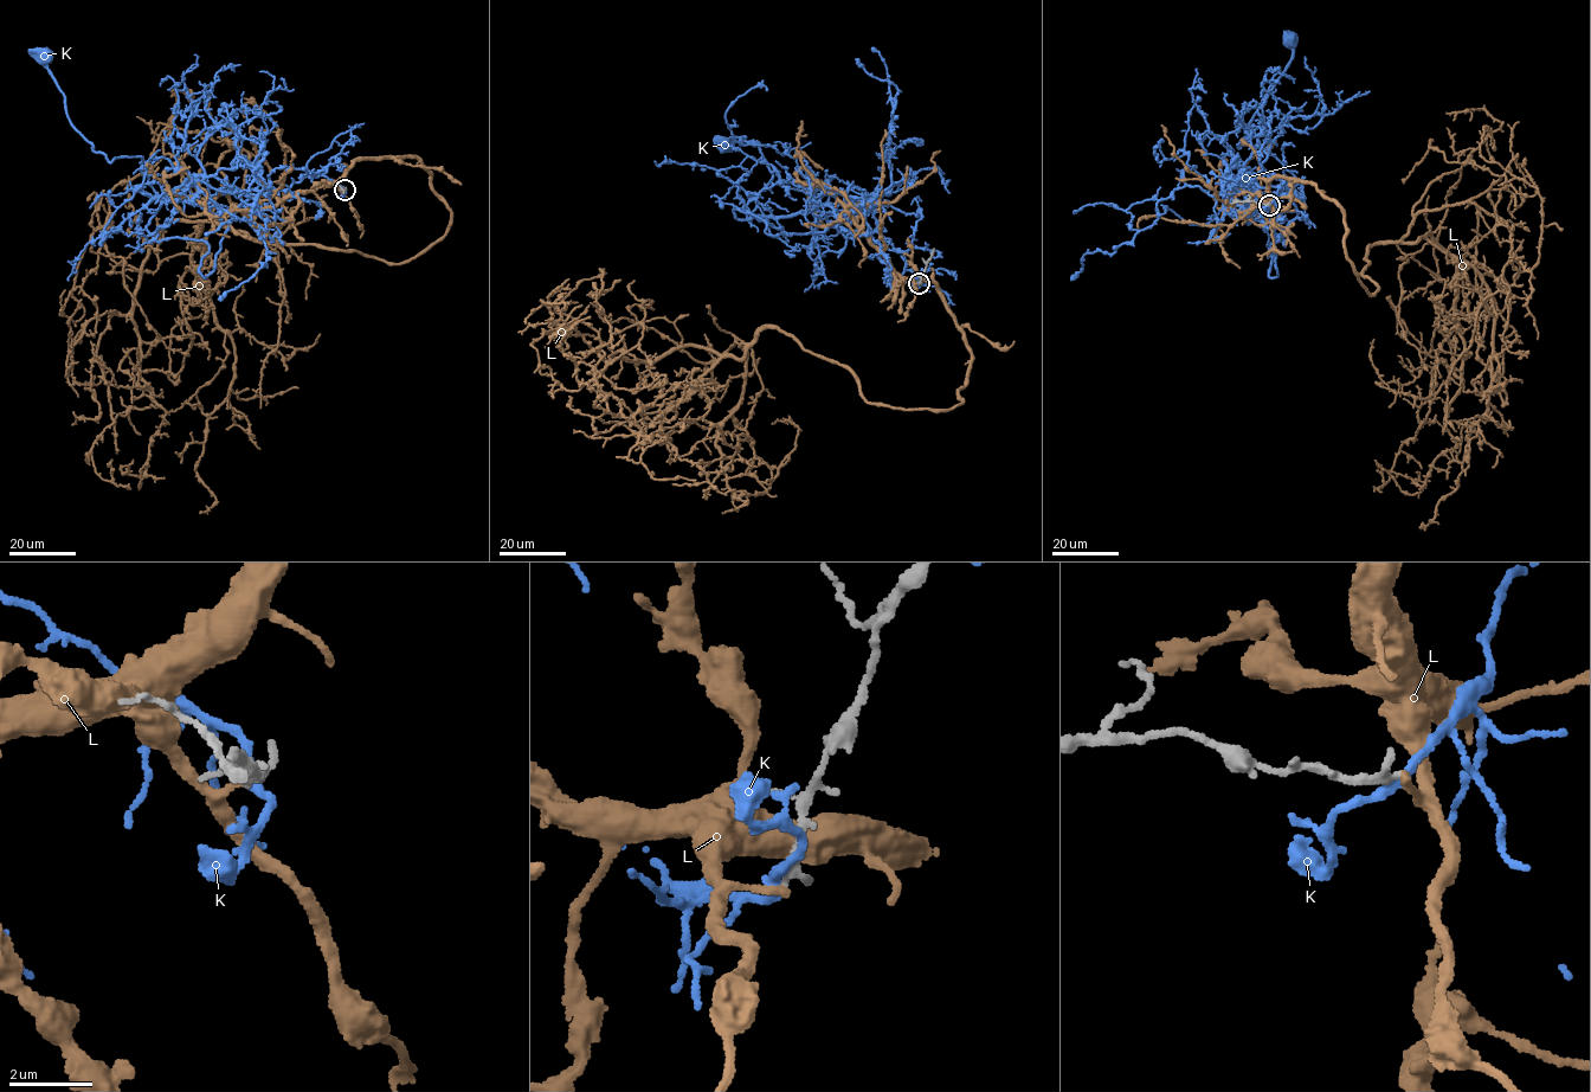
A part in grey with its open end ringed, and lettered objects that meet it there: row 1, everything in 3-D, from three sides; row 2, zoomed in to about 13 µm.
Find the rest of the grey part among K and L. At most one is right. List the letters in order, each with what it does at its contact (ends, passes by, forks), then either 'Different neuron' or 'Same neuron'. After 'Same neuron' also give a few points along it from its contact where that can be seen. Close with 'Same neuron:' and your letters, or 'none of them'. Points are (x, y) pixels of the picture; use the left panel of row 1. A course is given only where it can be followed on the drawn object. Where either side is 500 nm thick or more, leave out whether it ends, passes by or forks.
K: It passes by. Different neuron
L: It ends there. Different neuron
Same neuron: none of them

